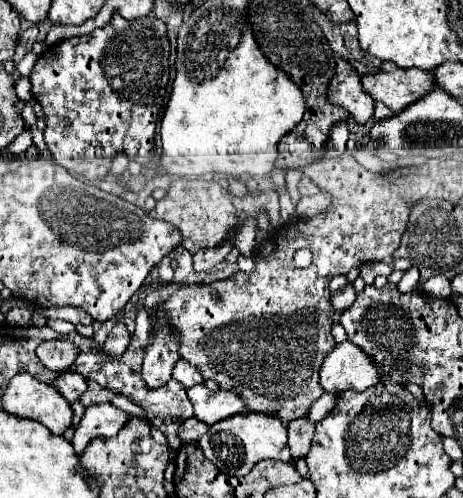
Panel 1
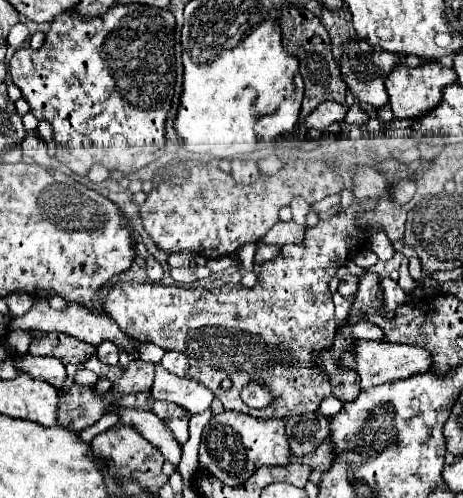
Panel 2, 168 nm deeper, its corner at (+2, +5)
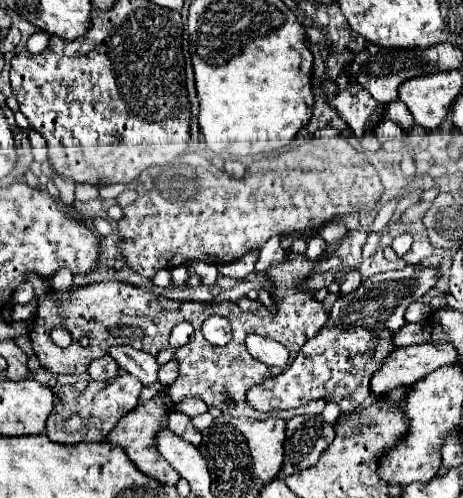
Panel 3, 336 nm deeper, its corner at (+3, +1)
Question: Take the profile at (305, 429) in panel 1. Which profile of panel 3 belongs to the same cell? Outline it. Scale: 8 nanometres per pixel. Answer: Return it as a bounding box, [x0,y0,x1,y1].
[284,416,336,476]

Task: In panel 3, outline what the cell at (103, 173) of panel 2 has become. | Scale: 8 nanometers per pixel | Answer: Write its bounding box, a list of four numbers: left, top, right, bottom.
[76,184,98,200]

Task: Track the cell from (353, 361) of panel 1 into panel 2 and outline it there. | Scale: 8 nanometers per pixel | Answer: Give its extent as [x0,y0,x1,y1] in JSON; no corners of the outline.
[345,340,431,388]

